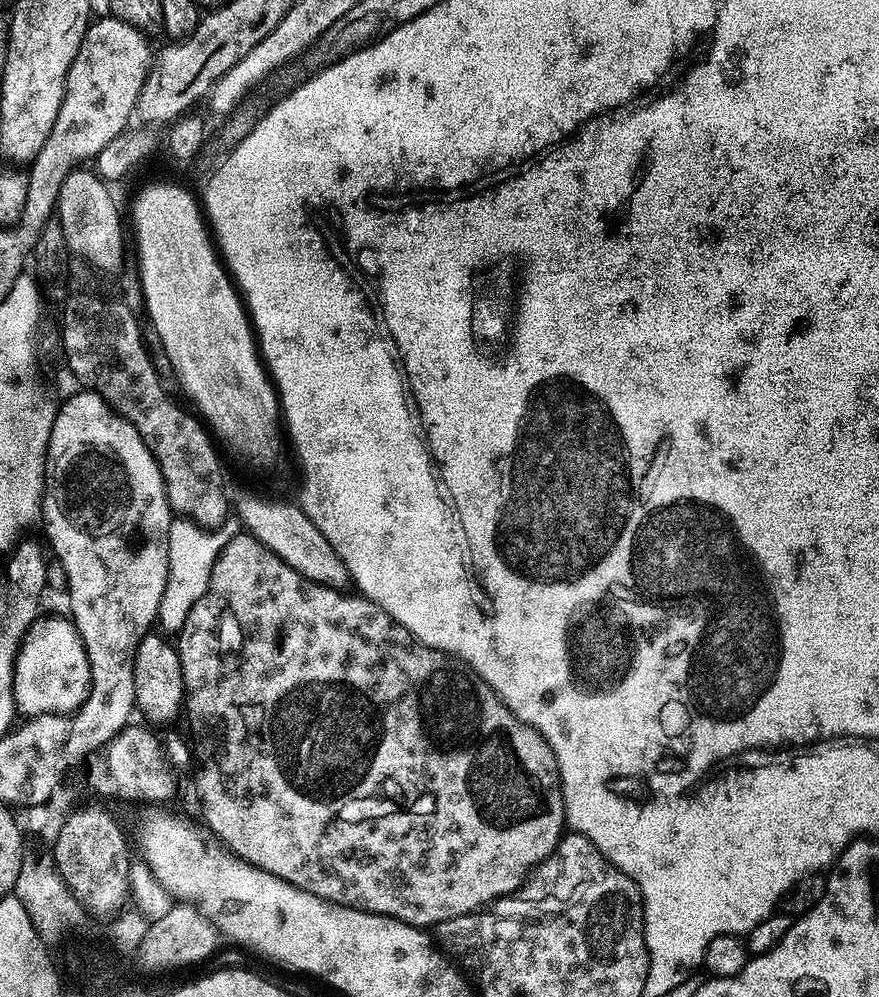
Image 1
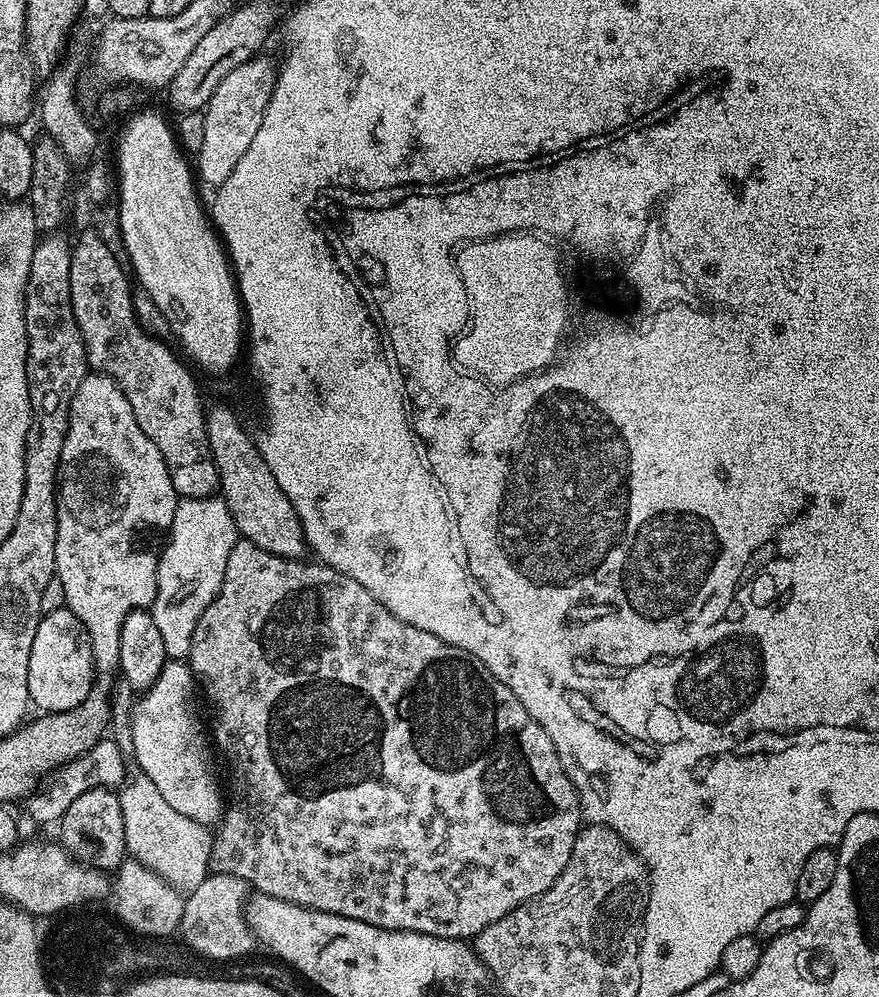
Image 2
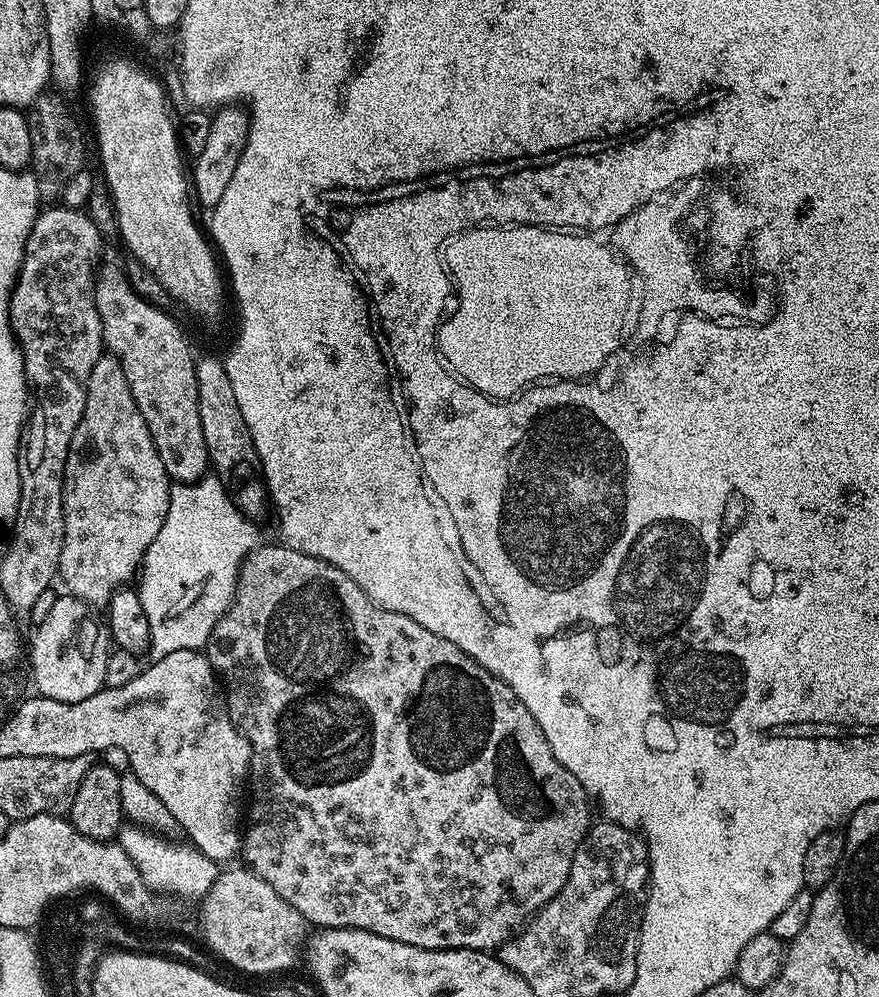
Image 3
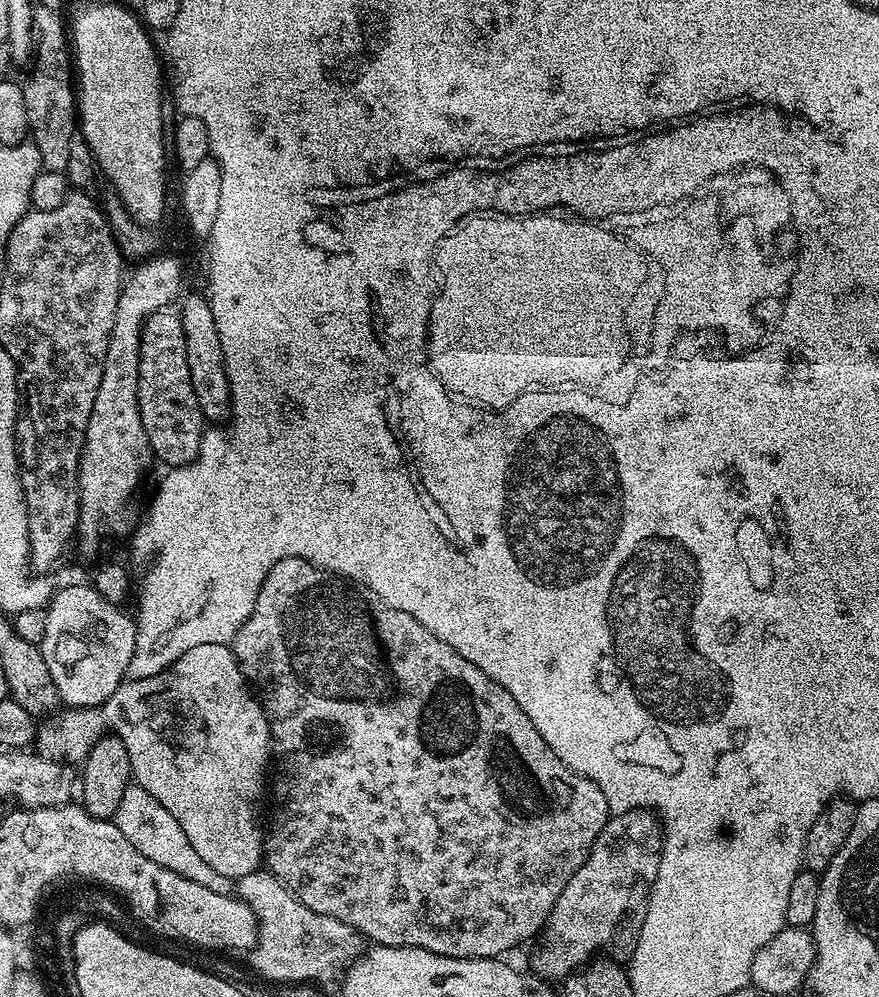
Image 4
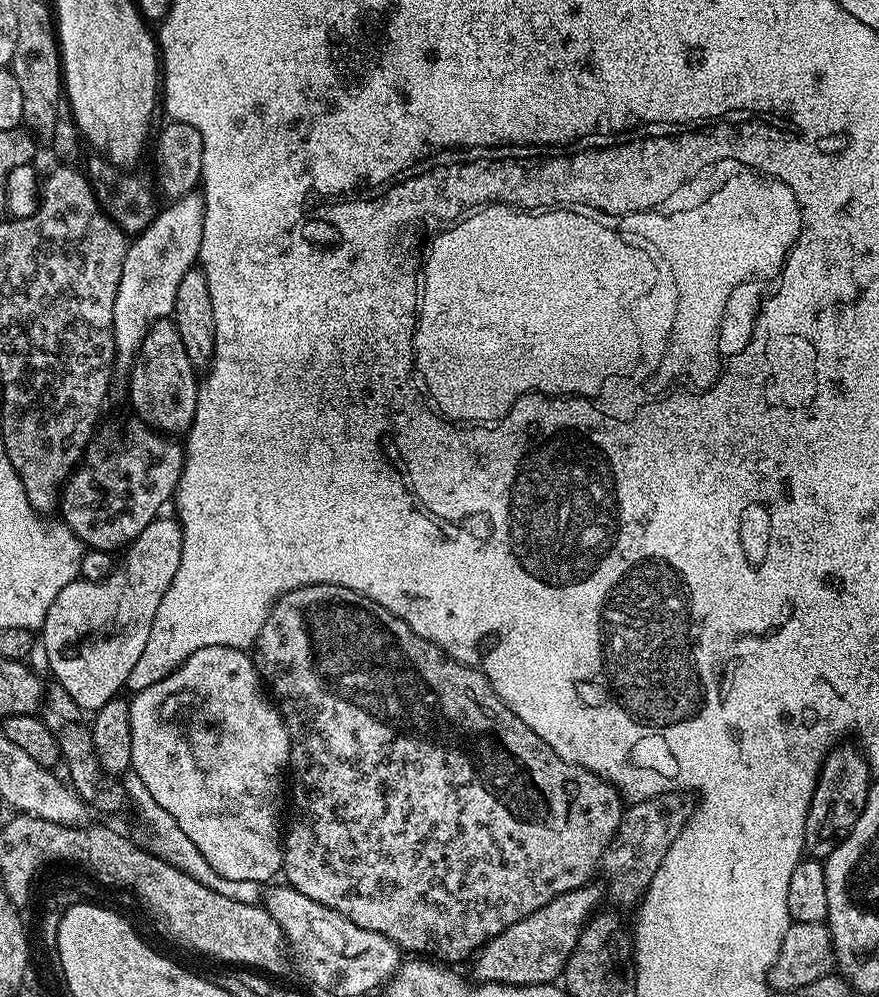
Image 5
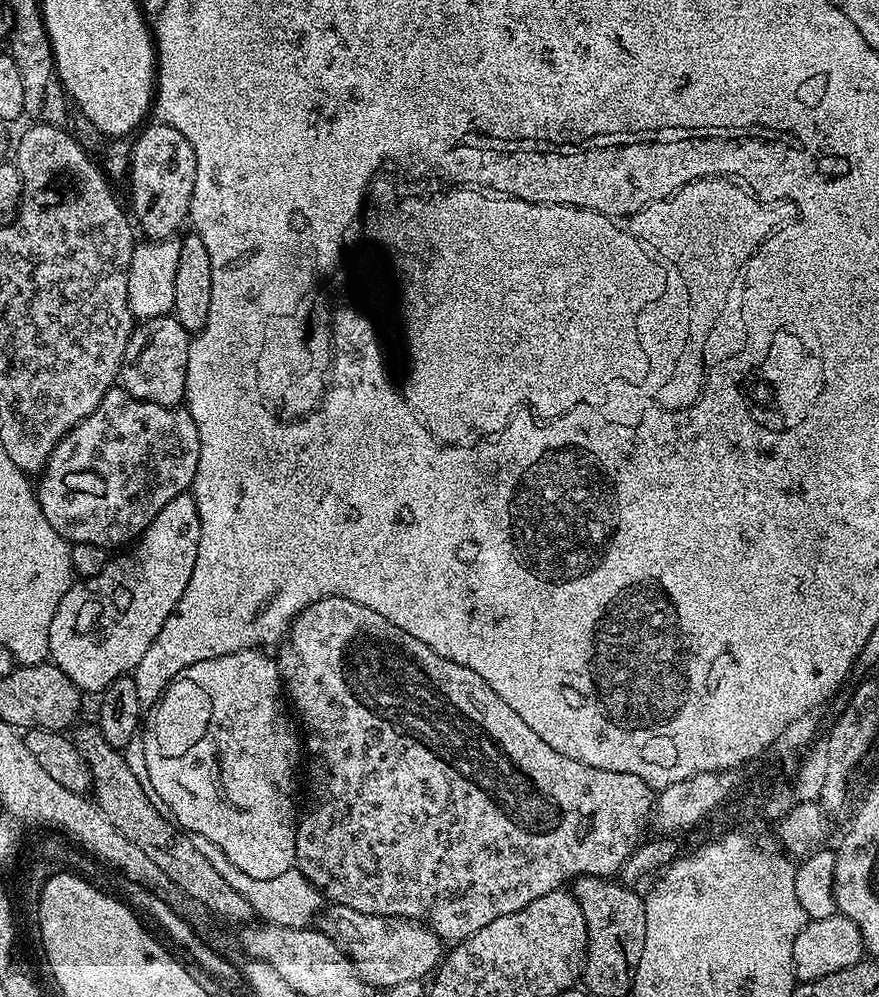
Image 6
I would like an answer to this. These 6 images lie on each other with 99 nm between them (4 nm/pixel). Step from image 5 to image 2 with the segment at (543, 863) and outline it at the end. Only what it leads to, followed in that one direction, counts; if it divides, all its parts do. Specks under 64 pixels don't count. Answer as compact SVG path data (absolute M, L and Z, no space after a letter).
M243 538L237 539L234 550L230 550L230 558L226 558L226 574L222 586L210 602L210 606L206 606L192 635L192 645L188 651L186 663L192 669L192 674L196 678L197 685L202 689L203 695L205 692L216 703L214 744L219 755L221 752L228 759L229 766L232 767L232 800L230 796L218 821L212 841L212 860L215 871L242 878L245 884L251 886L261 896L273 896L282 902L290 902L303 908L313 908L326 914L338 914L342 918L354 918L358 922L370 922L370 926L378 926L391 932L417 932L438 938L471 941L491 923L498 922L504 915L535 900L543 892L548 892L550 886L554 886L554 882L562 874L562 870L566 870L576 836L582 827L580 795L576 793L576 788L570 782L554 750L554 742L550 742L546 730L542 730L542 726L538 726L538 722L530 718L526 706L522 706L522 702L518 702L515 694L505 684L498 682L498 678L494 678L494 674L490 674L486 666L482 666L470 654L458 650L458 646L450 646L450 642L442 642L442 638L434 638L434 634L426 634L426 630L418 630L418 626L410 626L410 622L402 622L402 618L386 610L382 602L374 599L370 590L366 590L366 586L358 586L354 578L329 568L326 564L319 562L307 564L306 561L307 559L304 558L287 560L254 546L254 542Z

